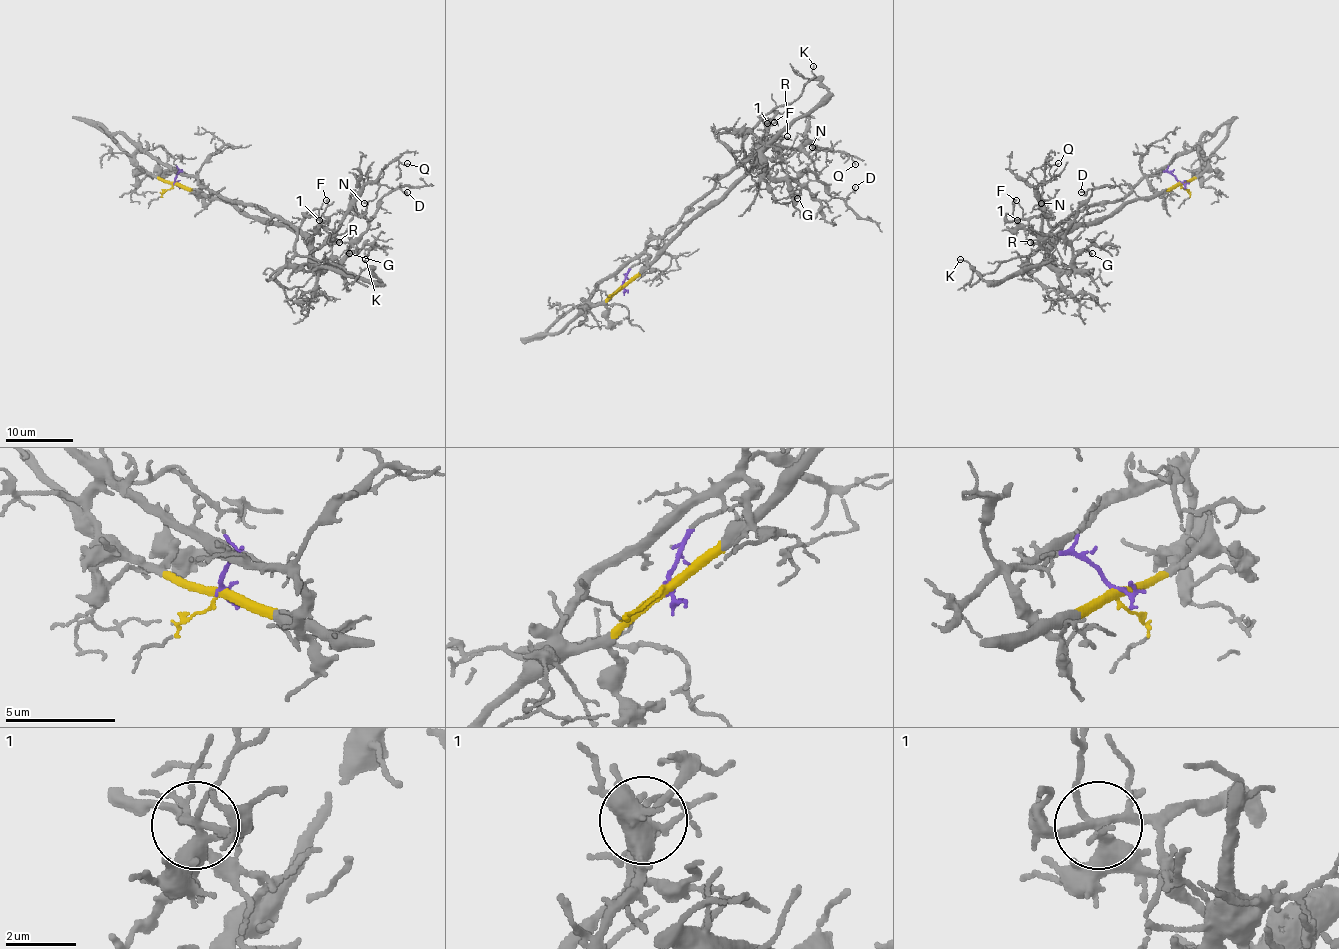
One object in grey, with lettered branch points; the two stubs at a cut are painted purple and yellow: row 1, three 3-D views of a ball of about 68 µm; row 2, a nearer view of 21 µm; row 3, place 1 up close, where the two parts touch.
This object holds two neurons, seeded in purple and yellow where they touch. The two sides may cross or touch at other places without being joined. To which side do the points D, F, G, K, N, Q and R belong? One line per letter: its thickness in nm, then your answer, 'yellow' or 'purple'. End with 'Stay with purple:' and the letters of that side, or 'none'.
D: 170 nm thick; yellow
F: 130 nm thick; yellow
G: 140 nm thick; yellow
K: 120 nm thick; yellow
N: 120 nm thick; yellow
Q: 130 nm thick; yellow
R: 130 nm thick; yellow
Stay with purple: none

